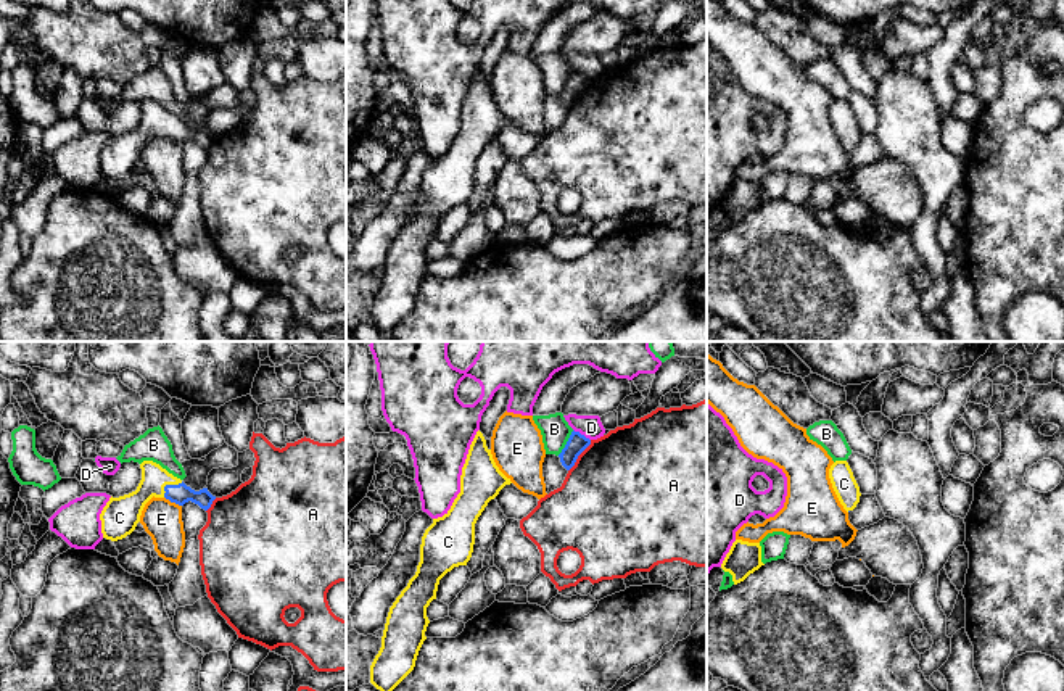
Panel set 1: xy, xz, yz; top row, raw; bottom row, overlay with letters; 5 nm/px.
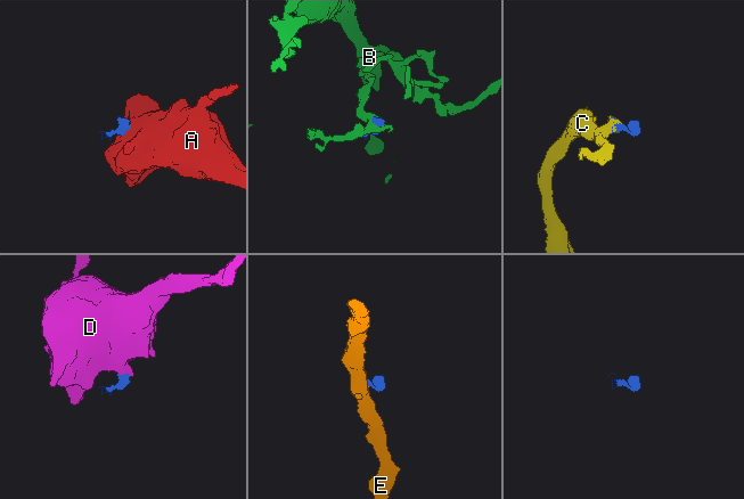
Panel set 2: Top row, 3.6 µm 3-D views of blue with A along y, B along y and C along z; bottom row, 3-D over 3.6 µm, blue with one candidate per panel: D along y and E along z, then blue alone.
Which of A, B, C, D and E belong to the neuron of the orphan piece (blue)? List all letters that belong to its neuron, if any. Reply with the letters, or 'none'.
C

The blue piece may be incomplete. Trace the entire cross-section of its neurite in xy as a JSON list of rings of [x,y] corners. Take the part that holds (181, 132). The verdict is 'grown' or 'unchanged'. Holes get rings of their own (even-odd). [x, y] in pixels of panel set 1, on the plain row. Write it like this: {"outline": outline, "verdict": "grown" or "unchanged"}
{"outline": [[[143,100],[140,108],[142,119],[137,129],[119,137],[111,135],[103,147],[100,153],[103,177],[118,180],[130,174],[140,161],[145,143],[153,135],[166,137],[179,145],[192,140],[204,150],[216,139],[208,127],[195,130],[153,100]]], "verdict": "grown"}

